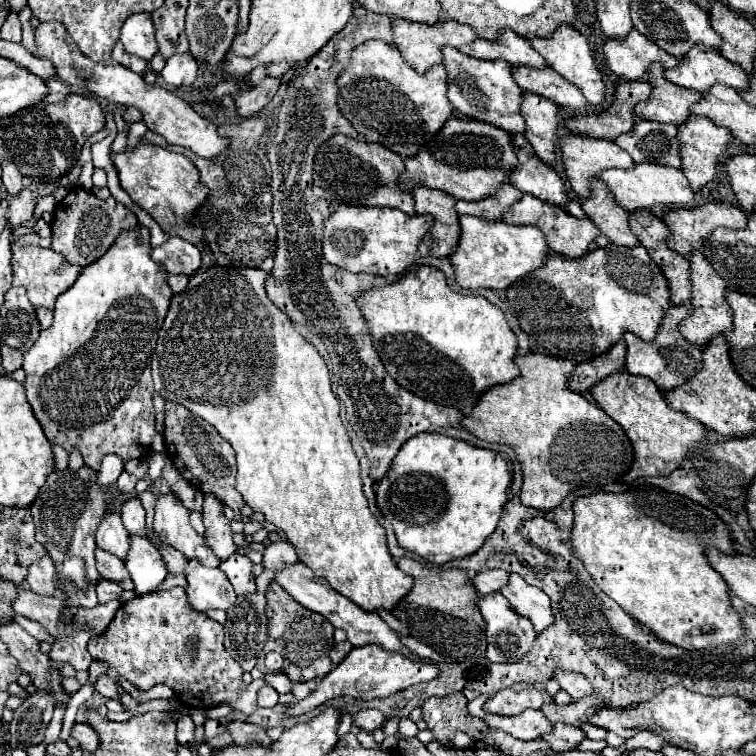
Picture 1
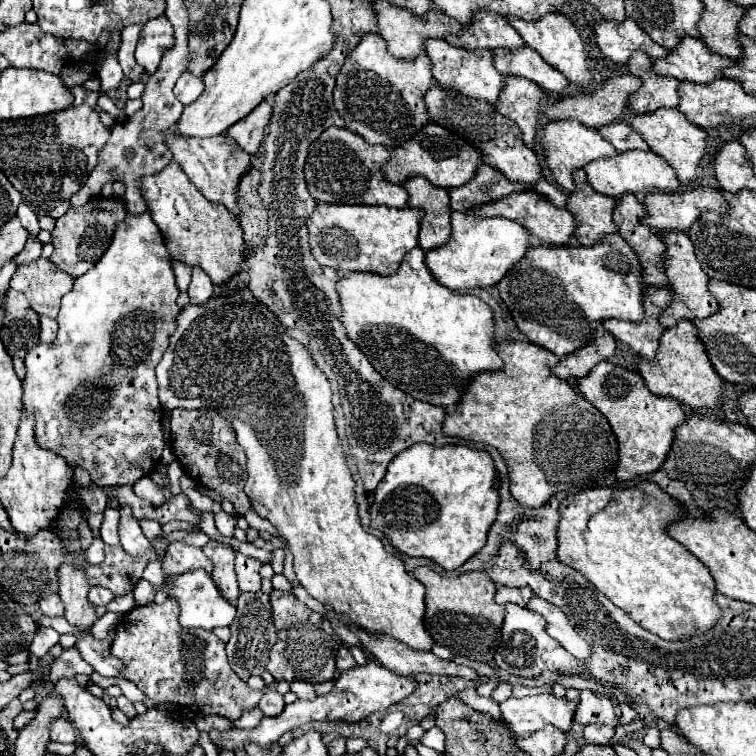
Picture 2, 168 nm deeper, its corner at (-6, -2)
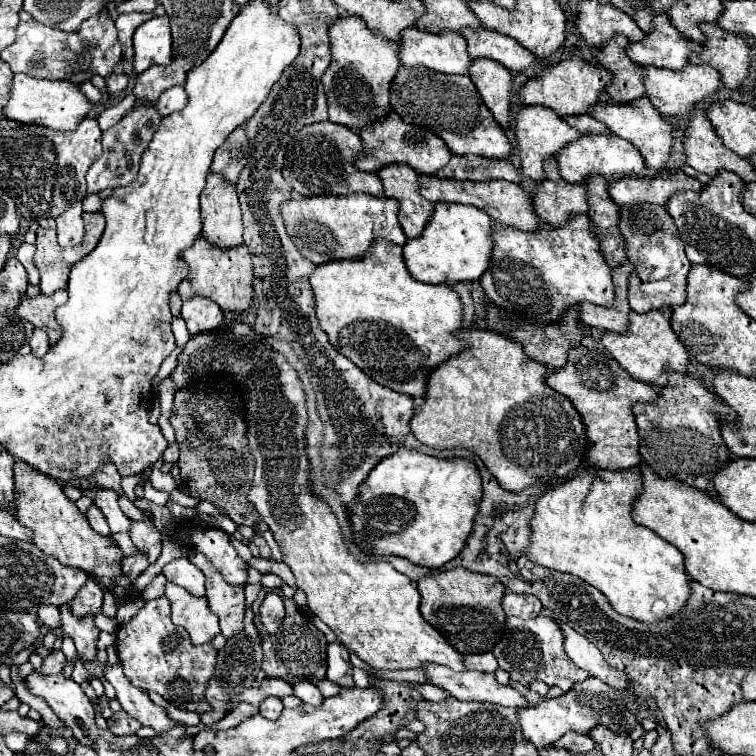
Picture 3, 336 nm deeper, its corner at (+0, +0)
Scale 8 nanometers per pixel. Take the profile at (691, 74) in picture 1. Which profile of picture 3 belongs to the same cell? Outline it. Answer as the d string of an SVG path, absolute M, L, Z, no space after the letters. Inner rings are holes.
M660 13L656 17L652 35L648 33L642 41L630 43L630 47L626 47L626 53L634 63L642 67L652 65L672 71L682 71L688 65L690 53L694 51L700 53L702 45L676 31L666 13Z

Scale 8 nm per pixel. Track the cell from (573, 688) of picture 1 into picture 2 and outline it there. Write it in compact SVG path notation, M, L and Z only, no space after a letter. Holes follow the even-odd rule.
M582 691L580 693L580 705L576 711L576 723L580 725L610 725L616 727L620 725L620 707L614 707L612 701L606 701L602 697L594 697L592 691Z

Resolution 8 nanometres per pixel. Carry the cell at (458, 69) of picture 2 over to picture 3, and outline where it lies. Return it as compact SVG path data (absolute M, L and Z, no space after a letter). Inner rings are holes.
M416 27L402 31L400 61L406 67L430 67L438 73L470 75L472 57L460 33L428 33Z

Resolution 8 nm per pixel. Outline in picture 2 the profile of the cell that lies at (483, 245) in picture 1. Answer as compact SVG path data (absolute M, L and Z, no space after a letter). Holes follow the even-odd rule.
M452 211L450 223L450 241L442 247L430 249L424 259L432 277L452 291L496 285L504 277L504 273L526 253L526 249L530 249L528 231L510 219L480 217L474 213Z

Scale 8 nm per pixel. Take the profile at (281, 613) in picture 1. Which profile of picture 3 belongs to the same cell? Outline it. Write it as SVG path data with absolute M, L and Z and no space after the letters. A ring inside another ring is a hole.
M284 599L286 603L286 617L278 629L278 633L268 635L264 633L264 625L256 623L260 635L262 635L262 647L264 647L264 661L262 669L266 677L278 677L286 683L294 685L296 681L310 681L318 683L326 677L326 637L322 631L316 629L316 625L298 609L294 599Z

